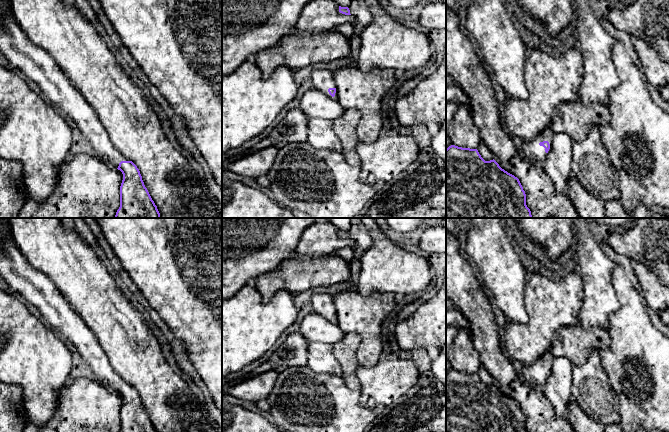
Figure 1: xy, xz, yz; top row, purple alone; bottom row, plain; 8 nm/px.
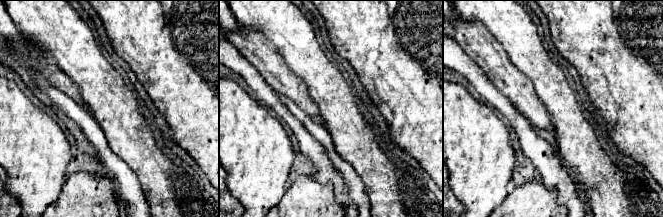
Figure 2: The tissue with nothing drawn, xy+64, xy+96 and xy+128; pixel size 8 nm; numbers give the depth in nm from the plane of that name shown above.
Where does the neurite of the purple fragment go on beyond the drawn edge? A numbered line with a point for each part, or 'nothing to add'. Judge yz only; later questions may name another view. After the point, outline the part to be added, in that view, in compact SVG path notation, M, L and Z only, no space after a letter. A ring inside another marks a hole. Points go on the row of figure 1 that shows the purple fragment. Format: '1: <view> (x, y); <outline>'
1: yz (533, 151); M550 127L544 132L541 132L535 136L531 141L523 142L522 148L526 158L537 165L542 165L547 157L545 148L540 146L539 143L543 141L548 141L551 144L552 137L555 134L553 129Z

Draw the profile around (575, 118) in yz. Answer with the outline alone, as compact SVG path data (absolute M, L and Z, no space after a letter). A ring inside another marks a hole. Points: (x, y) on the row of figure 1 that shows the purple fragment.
M579 97L573 102L559 105L554 112L551 128L555 133L566 133L572 142L581 142L592 126L606 126L610 118L608 107L599 103L586 104Z

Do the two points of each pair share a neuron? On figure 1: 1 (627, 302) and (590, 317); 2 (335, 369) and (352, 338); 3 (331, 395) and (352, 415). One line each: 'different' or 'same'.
1: different
2: different
3: same

